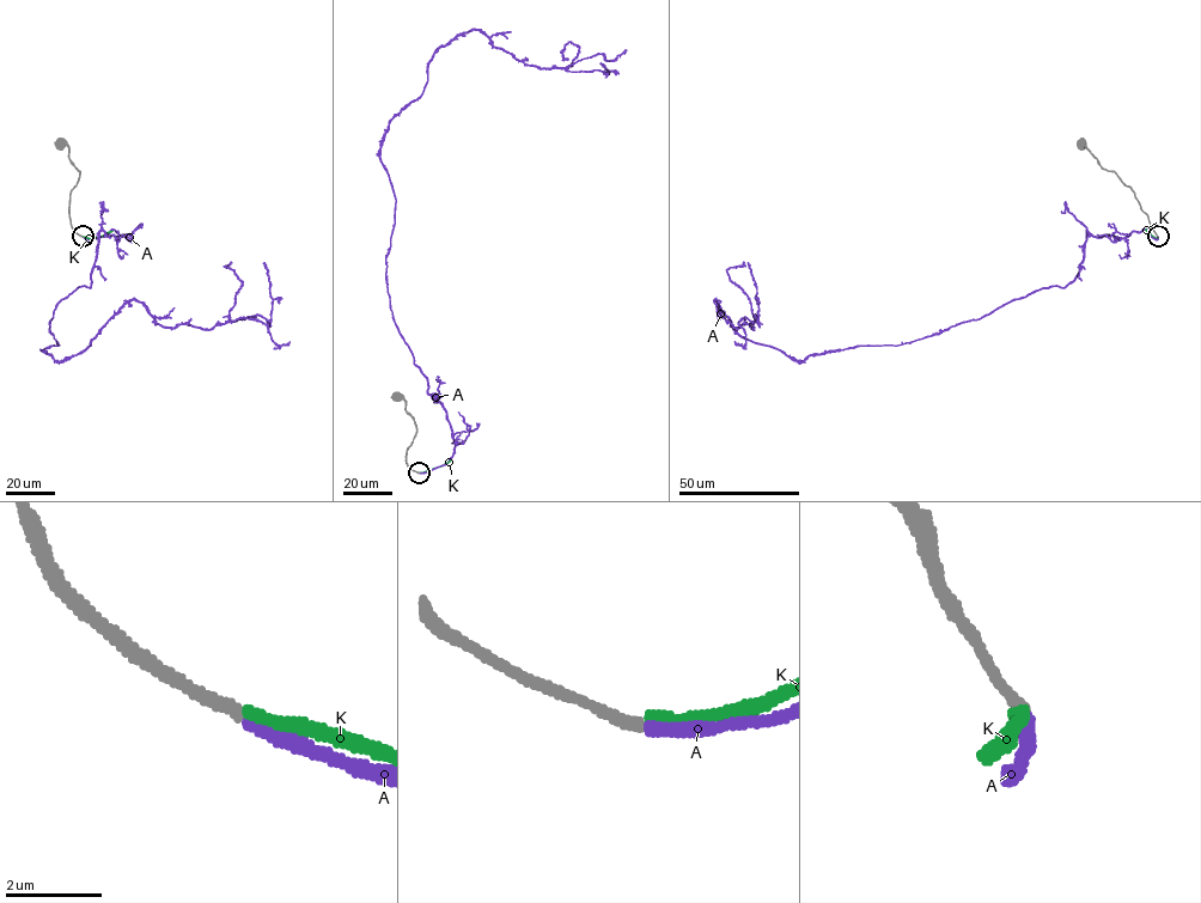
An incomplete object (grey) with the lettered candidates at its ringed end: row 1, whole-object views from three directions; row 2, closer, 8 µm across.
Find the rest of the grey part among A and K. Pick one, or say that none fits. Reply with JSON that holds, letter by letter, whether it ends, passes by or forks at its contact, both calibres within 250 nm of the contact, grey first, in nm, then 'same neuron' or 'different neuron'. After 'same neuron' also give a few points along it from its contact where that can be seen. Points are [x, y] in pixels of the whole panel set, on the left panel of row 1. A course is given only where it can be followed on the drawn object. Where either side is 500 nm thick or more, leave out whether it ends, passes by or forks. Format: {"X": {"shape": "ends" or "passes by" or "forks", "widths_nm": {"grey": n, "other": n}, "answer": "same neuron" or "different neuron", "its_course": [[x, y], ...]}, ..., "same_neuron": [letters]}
{"A": {"shape": "ends", "widths_nm": {"grey": 280, "other": 280}, "answer": "same neuron", "its_course": [[83, 237], [119, 233], [56, 305], [55, 360], [133, 299], [171, 328], [269, 321], [264, 262]]}, "K": {"shape": "ends", "widths_nm": {"grey": 280, "other": 300}, "answer": "different neuron"}, "same_neuron": ["A"]}

